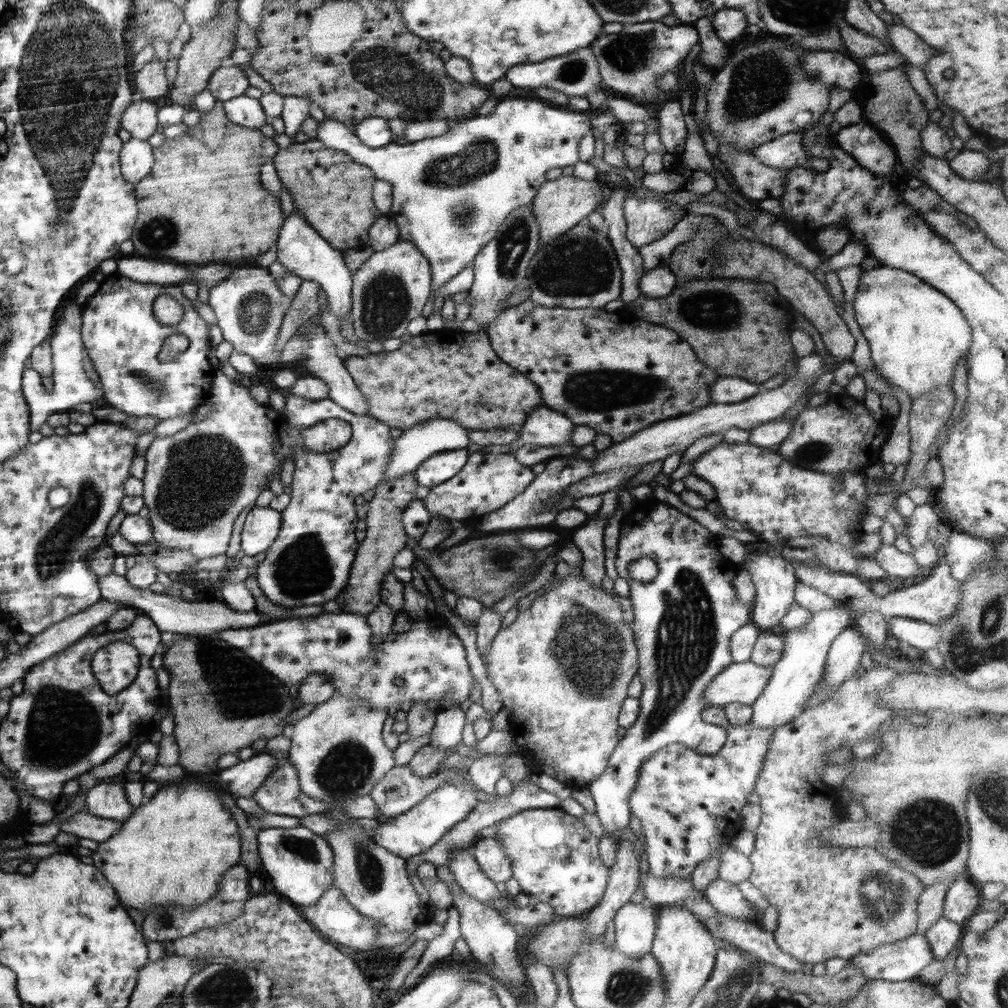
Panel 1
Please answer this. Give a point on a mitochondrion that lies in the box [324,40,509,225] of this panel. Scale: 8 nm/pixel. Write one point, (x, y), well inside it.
(464, 168)

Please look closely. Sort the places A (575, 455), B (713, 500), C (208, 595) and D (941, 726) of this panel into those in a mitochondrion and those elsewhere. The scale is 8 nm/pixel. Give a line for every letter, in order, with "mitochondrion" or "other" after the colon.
A: other
B: other
C: other
D: other

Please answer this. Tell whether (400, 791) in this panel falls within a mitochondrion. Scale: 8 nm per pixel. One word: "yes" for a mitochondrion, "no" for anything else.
no

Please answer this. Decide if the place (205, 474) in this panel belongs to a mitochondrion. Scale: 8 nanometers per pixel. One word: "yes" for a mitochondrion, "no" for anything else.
yes

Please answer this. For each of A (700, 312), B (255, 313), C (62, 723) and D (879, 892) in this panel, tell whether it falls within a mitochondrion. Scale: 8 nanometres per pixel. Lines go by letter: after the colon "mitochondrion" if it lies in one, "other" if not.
A: mitochondrion
B: mitochondrion
C: mitochondrion
D: mitochondrion

